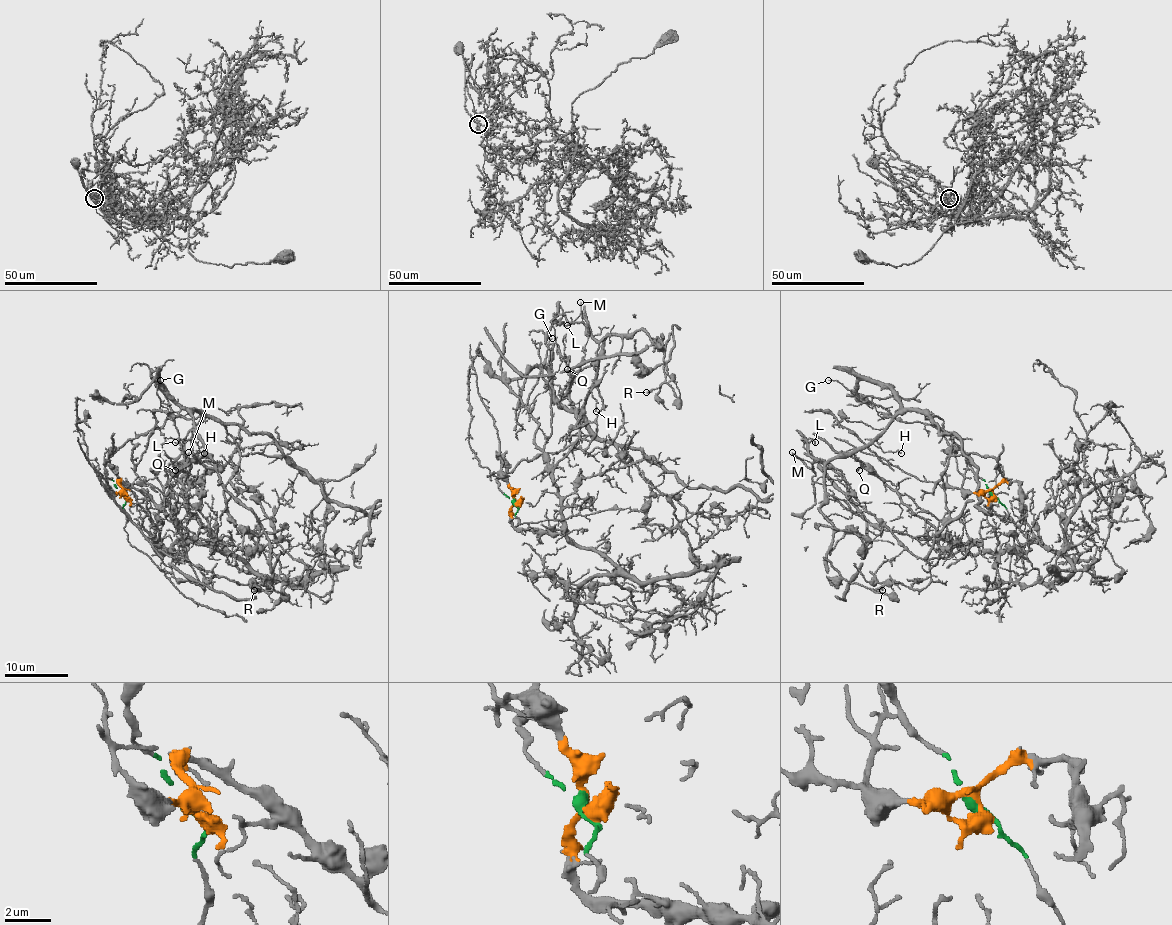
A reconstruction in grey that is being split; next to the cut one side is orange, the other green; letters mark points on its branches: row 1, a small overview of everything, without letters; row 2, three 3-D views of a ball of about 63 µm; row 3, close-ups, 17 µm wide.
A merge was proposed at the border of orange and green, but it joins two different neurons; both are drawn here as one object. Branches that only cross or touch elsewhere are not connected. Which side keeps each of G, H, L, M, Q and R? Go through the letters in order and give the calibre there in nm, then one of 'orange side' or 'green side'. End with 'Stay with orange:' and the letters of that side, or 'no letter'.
G: 110 nm | green side
H: 120 nm | green side
L: 120 nm | green side
M: 110 nm | green side
Q: 130 nm | green side
R: 240 nm | green side
Stay with orange: no letter

